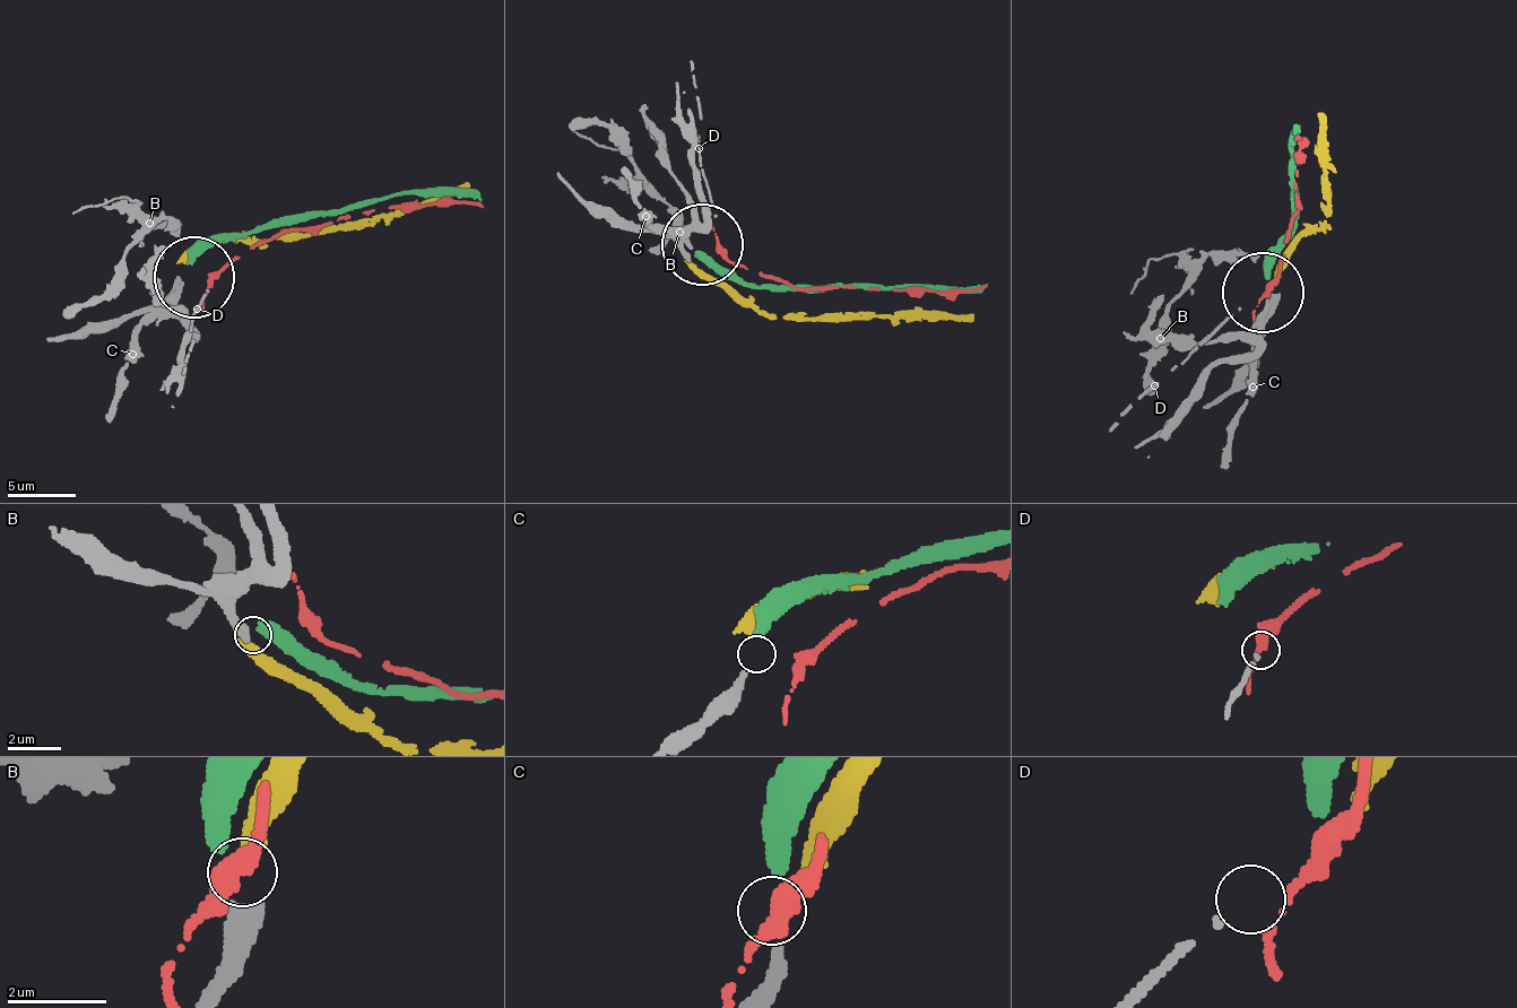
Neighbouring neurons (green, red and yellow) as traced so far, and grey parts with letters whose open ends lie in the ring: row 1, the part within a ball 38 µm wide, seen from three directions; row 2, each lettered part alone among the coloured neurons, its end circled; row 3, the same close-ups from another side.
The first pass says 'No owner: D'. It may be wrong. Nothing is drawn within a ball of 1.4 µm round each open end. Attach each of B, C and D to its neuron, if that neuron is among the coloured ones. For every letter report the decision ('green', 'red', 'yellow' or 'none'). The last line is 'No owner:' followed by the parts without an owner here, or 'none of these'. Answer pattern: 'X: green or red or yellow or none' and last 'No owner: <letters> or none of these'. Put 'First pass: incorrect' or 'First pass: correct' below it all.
B: yellow
C: green
D: none
No owner: D
First pass: correct

